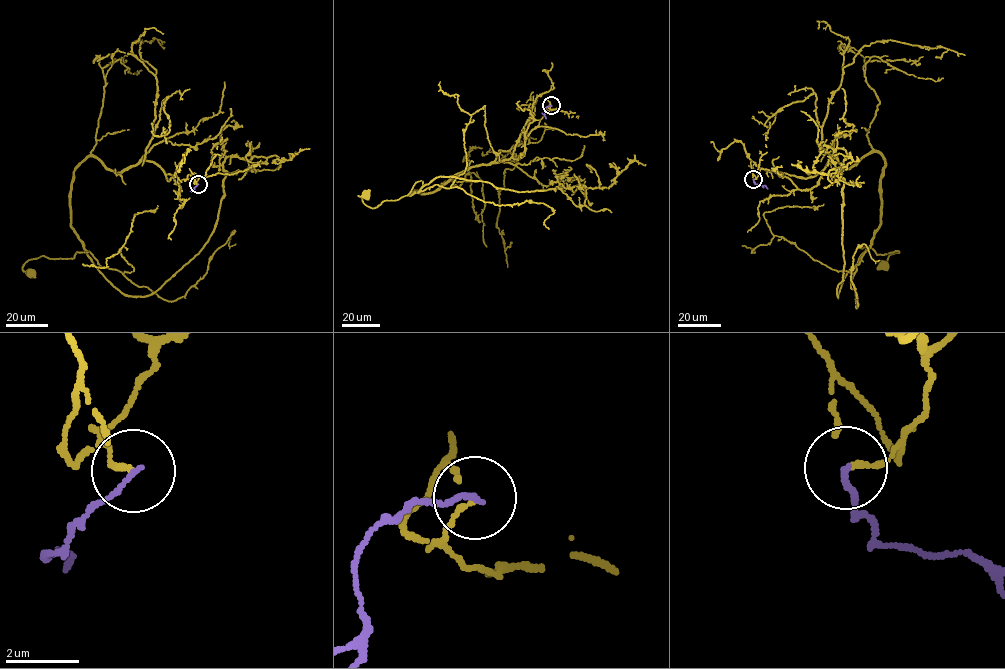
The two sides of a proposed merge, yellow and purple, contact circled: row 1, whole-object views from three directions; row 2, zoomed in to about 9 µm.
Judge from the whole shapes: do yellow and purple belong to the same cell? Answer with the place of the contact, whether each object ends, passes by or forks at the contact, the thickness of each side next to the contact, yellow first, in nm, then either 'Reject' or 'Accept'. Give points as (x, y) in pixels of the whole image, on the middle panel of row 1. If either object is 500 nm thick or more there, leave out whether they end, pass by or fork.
Place: (551, 105). At the ring yellow ends. At the ring purple ends. Thickness 130 nm (yellow) against 130 nm. Reject

